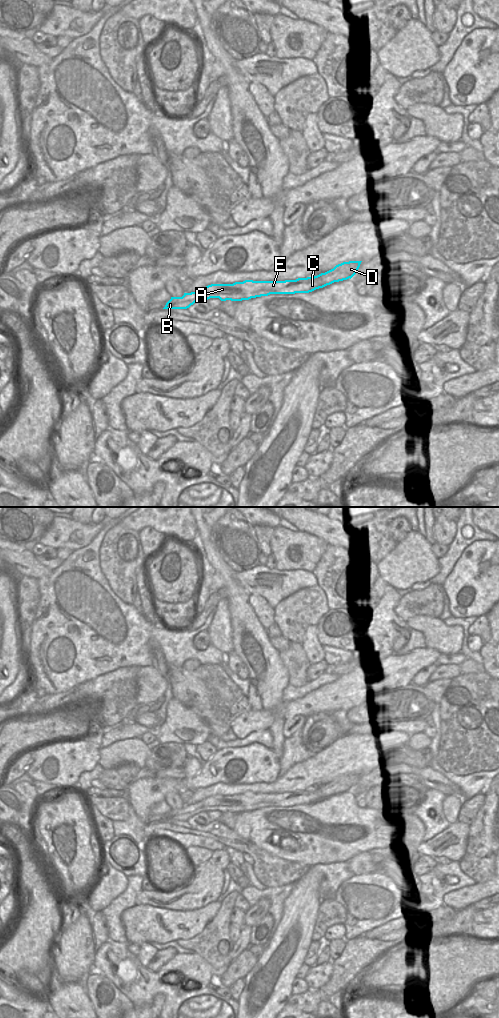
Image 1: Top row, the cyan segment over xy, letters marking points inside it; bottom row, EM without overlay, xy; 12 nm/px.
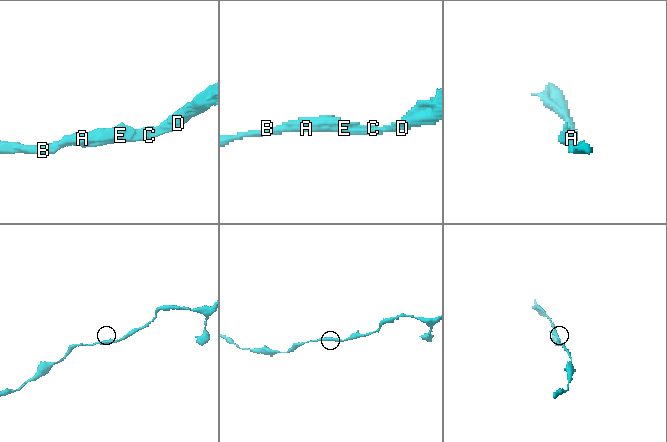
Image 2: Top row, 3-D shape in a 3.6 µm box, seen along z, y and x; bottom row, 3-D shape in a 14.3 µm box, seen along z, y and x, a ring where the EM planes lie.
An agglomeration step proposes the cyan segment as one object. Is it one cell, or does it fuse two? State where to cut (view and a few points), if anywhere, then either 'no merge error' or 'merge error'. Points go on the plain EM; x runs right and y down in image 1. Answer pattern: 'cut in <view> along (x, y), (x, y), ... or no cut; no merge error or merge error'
no cut; no merge error

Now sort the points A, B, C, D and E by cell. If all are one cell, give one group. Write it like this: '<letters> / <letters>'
A B C D E

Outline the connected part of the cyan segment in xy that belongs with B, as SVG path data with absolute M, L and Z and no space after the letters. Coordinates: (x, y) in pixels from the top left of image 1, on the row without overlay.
M349 773L336 777L333 781L314 789L285 793L245 792L233 796L211 796L182 809L171 809L163 821L187 821L195 814L219 810L221 813L242 813L270 806L309 805L334 794L351 791L362 773Z

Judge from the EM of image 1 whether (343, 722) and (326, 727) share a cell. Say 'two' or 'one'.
two

